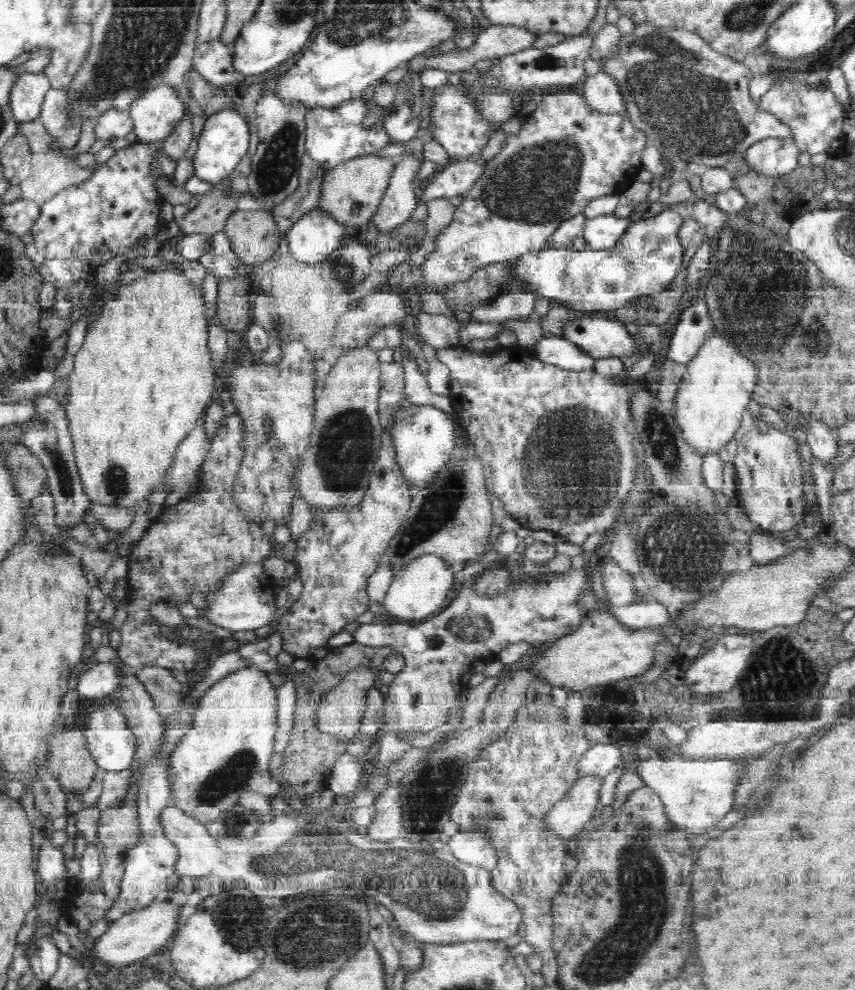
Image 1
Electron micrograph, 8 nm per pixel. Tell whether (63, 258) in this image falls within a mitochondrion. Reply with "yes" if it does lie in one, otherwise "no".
no

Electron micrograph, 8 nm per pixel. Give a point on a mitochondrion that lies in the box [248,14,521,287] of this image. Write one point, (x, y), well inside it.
(277, 162)

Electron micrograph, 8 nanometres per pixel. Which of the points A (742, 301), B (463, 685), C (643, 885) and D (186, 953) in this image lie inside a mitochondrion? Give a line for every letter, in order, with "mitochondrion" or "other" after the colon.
A: mitochondrion
B: other
C: mitochondrion
D: other

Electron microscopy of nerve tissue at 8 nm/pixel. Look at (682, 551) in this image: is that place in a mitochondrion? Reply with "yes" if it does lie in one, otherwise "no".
yes

